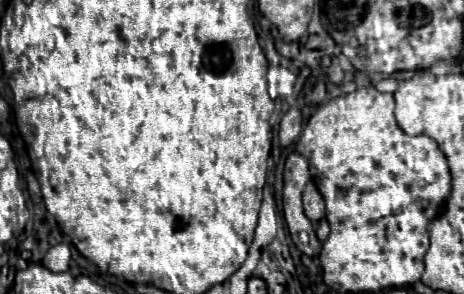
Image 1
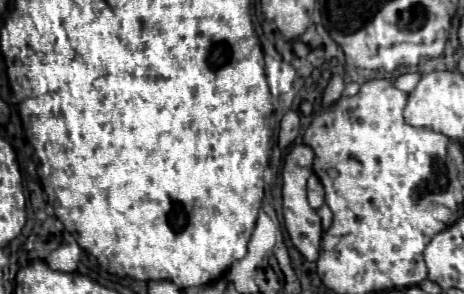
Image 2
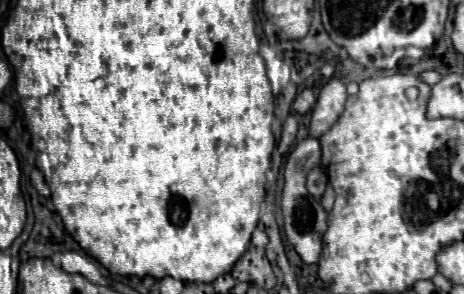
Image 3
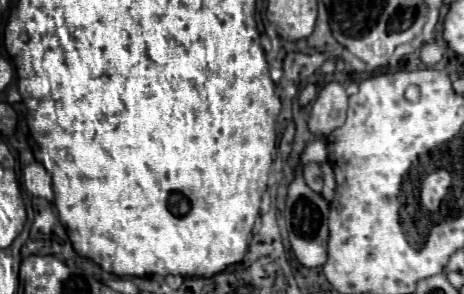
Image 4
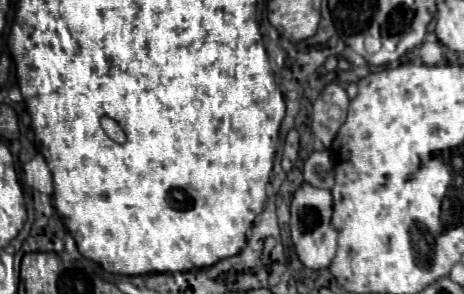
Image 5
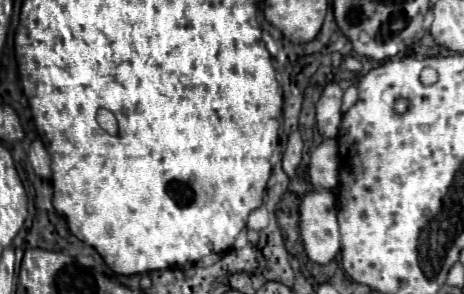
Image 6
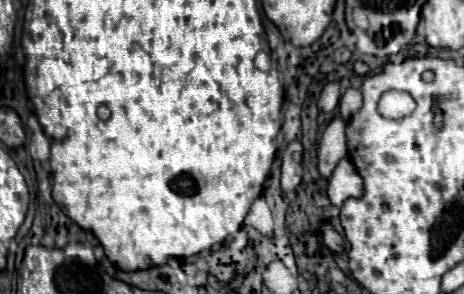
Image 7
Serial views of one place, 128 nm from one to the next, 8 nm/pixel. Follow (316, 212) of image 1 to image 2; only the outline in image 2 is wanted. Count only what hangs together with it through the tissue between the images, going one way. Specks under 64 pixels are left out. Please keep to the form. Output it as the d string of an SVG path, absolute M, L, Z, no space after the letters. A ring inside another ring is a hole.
M314 174L308 178L308 204L314 210L318 210L324 204L324 188Z

